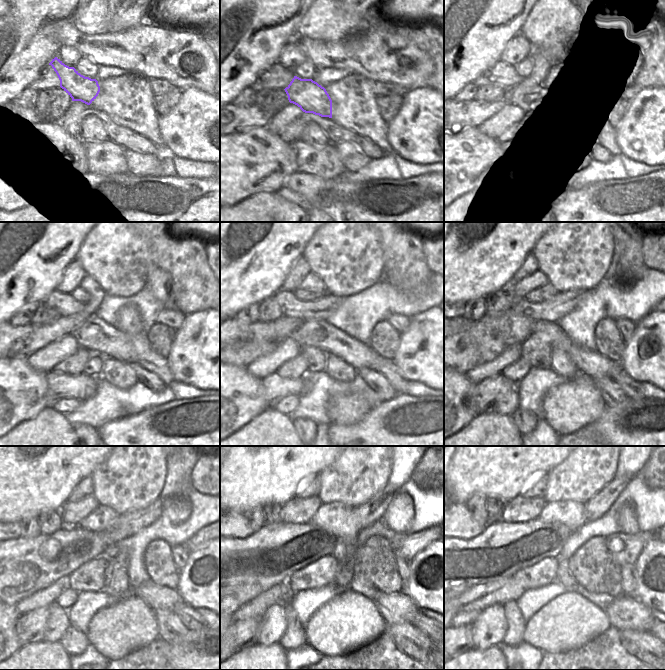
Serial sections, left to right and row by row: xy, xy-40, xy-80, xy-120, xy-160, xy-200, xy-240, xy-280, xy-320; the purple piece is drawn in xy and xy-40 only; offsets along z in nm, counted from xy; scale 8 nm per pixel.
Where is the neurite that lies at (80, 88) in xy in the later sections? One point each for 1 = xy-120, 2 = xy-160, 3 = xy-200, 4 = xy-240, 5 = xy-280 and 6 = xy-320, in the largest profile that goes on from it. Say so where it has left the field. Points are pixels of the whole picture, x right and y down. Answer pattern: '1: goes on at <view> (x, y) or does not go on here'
1: goes on at xy-120 (95, 335)
2: goes on at xy-160 (320, 334)
3: goes on at xy-200 (591, 363)
4: goes on at xy-240 (158, 597)
5: goes on at xy-280 (396, 608)
6: goes on at xy-320 (625, 612)

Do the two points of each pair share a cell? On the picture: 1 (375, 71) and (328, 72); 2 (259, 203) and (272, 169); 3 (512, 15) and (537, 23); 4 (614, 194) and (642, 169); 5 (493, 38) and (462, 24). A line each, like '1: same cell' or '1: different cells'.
1: different cells
2: different cells
3: different cells
4: different cells
5: same cell

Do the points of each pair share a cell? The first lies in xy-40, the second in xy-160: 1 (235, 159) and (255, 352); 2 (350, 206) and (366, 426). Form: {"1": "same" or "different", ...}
{"1": "different", "2": "same"}

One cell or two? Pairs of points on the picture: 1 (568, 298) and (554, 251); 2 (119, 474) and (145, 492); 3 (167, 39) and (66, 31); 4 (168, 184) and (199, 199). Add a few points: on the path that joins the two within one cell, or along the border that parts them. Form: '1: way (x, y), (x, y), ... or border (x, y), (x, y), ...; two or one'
1: border (585, 290), (567, 290), (558, 293); two
2: way (125, 478), (131, 478), (139, 486); one
3: way (142, 43), (91, 43); one
4: way (176, 192), (183, 199), (191, 199); one

